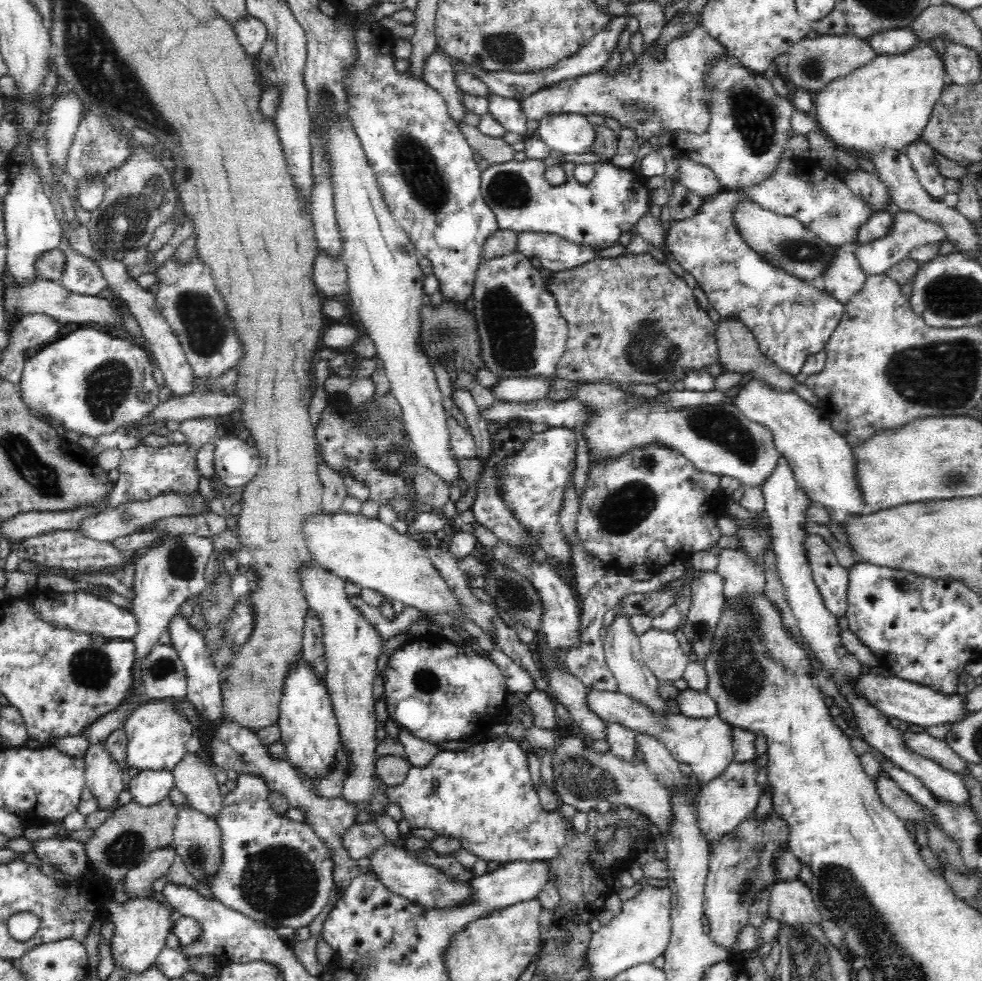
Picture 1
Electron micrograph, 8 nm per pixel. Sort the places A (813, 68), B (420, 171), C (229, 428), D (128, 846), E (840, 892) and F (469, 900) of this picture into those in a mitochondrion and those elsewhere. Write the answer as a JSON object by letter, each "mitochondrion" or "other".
{"A":"mitochondrion","B":"mitochondrion","C":"other","D":"mitochondrion","E":"mitochondrion","F":"other"}

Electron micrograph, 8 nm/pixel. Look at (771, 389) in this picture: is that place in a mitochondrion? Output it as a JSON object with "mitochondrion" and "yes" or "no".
{"mitochondrion":"no"}

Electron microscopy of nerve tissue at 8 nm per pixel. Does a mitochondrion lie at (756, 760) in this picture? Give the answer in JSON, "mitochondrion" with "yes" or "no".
{"mitochondrion":"no"}

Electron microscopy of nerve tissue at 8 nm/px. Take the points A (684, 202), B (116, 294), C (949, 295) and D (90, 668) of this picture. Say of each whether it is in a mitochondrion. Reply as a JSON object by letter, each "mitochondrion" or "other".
{"A":"other","B":"other","C":"mitochondrion","D":"mitochondrion"}

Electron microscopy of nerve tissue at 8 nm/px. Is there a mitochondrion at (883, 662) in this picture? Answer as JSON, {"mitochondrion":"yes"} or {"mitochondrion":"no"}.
{"mitochondrion":"no"}

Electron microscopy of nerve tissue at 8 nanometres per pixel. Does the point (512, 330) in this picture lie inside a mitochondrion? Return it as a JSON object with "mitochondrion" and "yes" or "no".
{"mitochondrion":"yes"}

